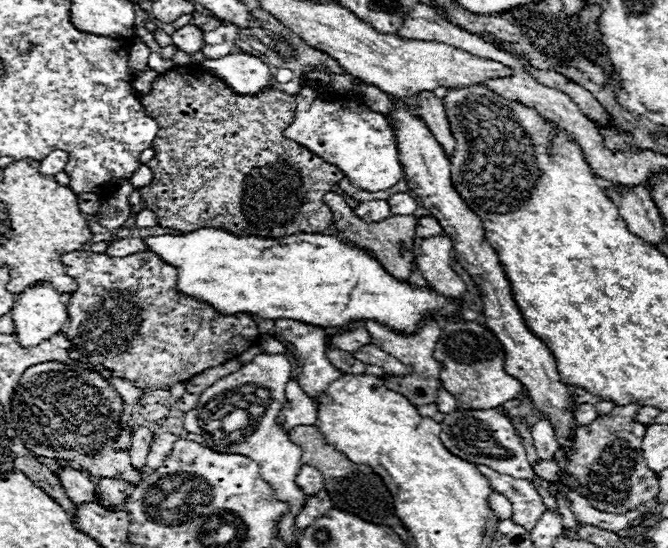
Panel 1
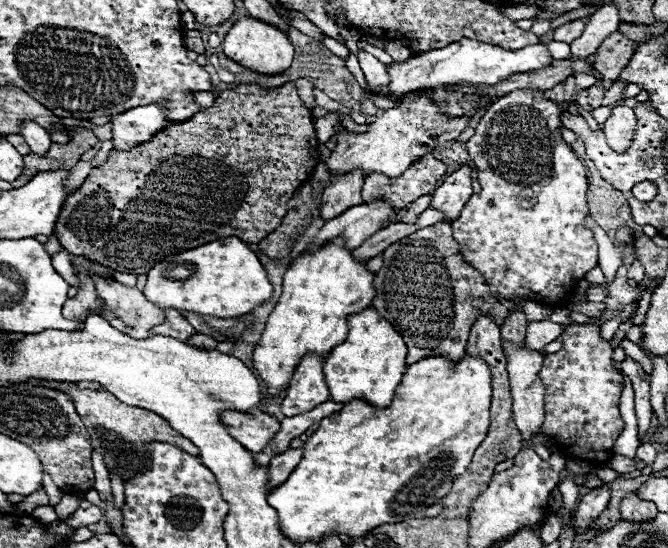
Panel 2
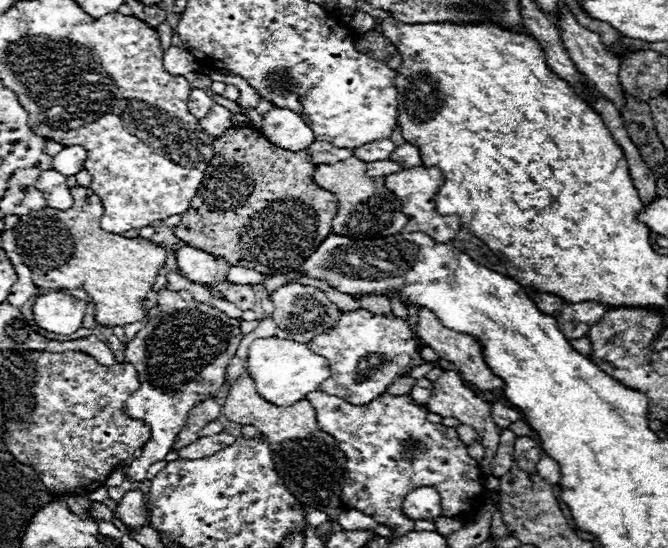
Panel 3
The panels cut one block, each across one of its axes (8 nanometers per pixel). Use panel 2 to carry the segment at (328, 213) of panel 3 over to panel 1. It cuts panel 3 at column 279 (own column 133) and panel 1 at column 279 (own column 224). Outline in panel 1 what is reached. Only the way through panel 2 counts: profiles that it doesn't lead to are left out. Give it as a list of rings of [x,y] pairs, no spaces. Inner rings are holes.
[[[188,64],[174,66],[160,74],[152,90],[140,96],[140,100],[146,114],[160,126],[152,144],[156,154],[146,164],[154,178],[148,186],[140,188],[142,206],[156,214],[160,226],[180,232],[222,228],[236,236],[254,234],[262,238],[282,238],[302,232],[322,232],[332,224],[332,212],[324,202],[324,194],[330,192],[344,174],[282,134],[284,128],[294,122],[296,114],[296,102],[290,94],[276,88],[254,96],[236,94],[220,78],[204,72],[196,64]]]

